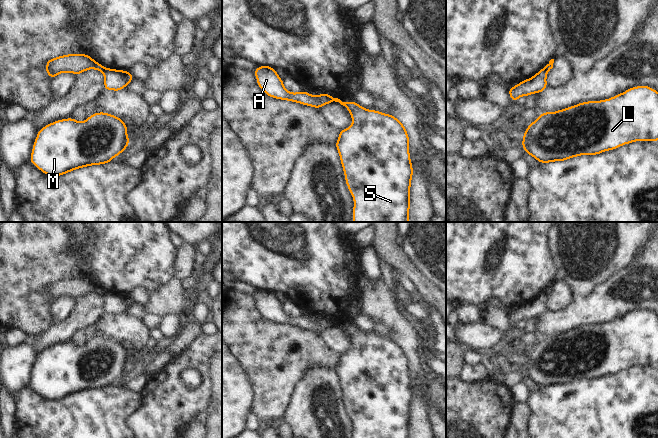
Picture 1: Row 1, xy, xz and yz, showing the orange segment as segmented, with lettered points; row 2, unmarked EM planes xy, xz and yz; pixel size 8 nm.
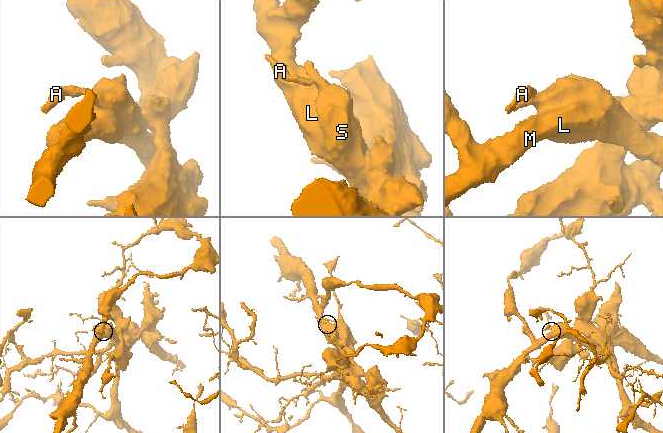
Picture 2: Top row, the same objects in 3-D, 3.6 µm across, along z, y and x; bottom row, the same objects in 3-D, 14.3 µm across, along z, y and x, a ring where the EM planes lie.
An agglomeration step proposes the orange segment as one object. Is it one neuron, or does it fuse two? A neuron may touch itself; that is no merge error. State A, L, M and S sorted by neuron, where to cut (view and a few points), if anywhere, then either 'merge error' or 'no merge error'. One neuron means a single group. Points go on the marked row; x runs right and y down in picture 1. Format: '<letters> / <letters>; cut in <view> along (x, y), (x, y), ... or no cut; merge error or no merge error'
A / L M S; cut in xz along (325, 94), (333, 100); merge error

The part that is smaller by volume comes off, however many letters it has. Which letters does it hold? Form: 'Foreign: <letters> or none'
Foreign: A

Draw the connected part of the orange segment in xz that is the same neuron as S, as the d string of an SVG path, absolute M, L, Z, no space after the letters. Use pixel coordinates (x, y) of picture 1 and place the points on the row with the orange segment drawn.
M330 94L326 95L345 106L353 120L349 128L339 131L339 138L335 144L343 166L346 184L354 199L353 222L408 222L413 168L406 128L393 115L367 110L357 102L342 102Z

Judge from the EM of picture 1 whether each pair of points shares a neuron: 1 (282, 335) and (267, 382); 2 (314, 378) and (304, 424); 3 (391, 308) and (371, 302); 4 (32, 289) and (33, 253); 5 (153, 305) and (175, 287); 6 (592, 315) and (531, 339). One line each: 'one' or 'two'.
1: one
2: one
3: one
4: one
5: one
6: two

